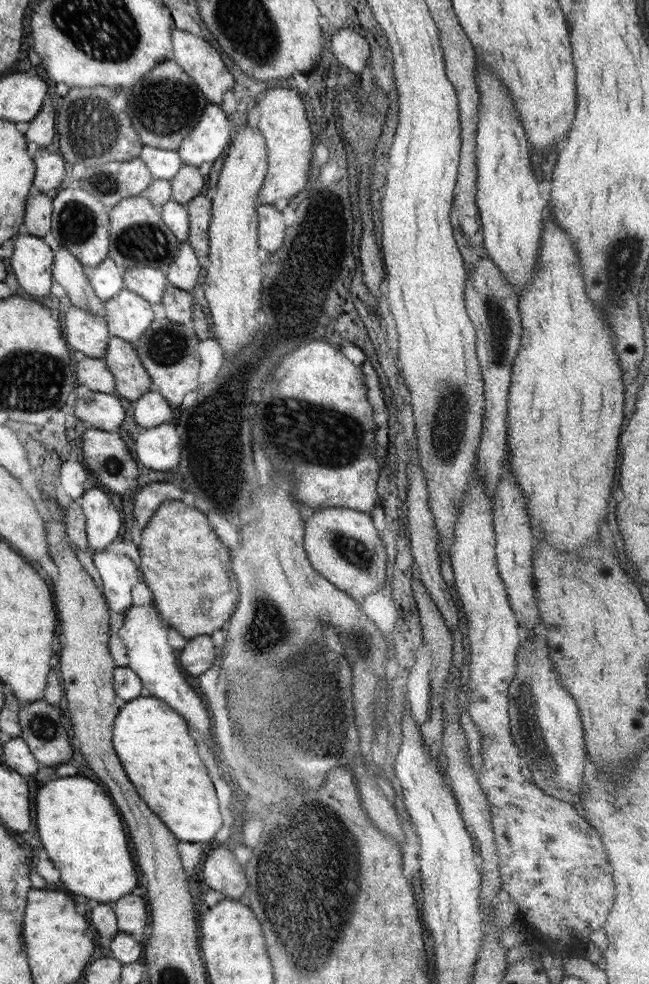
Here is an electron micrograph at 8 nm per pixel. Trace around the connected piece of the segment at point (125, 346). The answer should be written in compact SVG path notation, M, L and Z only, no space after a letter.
M111 336L103 361L114 375L115 392L119 398L130 402L139 400L143 394L156 390L156 386L143 367L133 344Z

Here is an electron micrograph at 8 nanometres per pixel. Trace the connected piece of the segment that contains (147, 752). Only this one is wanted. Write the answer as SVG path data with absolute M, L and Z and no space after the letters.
M116 667L113 672L113 684L116 694L122 700L127 701L124 707L118 711L112 728L114 749L120 756L120 762L126 770L126 774L134 782L138 794L160 816L160 820L170 828L170 832L178 840L210 842L210 838L214 838L214 834L222 826L220 806L218 806L216 790L210 782L208 770L198 756L196 740L188 734L186 720L159 698L142 696L144 686L141 678L130 667Z

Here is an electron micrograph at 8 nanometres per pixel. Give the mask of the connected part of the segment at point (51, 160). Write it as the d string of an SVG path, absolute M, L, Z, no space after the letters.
M39 148L34 154L34 164L36 168L36 178L34 186L40 192L50 192L54 188L64 184L66 179L66 170L64 166L66 161L64 157L56 152L48 152L46 148Z

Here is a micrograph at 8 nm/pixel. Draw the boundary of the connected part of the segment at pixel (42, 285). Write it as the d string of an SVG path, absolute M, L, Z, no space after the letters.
M21 231L13 238L10 268L20 287L34 298L50 298L54 252L44 239Z

